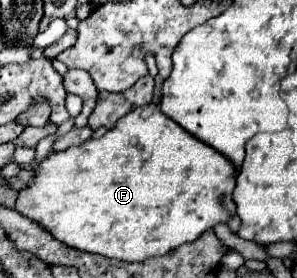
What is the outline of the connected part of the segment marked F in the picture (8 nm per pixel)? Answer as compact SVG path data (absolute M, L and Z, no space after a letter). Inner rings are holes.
M149 103L149 105L137 107L135 111L121 117L121 121L117 121L117 125L113 129L109 129L101 139L89 139L81 147L69 147L67 151L51 153L51 157L47 157L37 167L37 177L31 183L31 187L27 187L19 193L17 211L27 215L29 219L35 219L41 227L45 227L49 233L53 233L55 239L59 239L61 243L65 243L69 247L89 251L89 253L99 253L99 255L105 255L105 257L111 257L111 259L121 259L121 261L145 261L149 257L165 255L167 251L177 249L183 243L195 241L209 227L213 229L219 223L227 225L231 221L231 217L235 215L235 205L233 205L235 175L237 175L237 169L225 155L221 155L219 151L213 151L207 143L199 141L195 135L191 135L181 125L177 125L173 119L169 119L165 113L161 113L157 103Z

